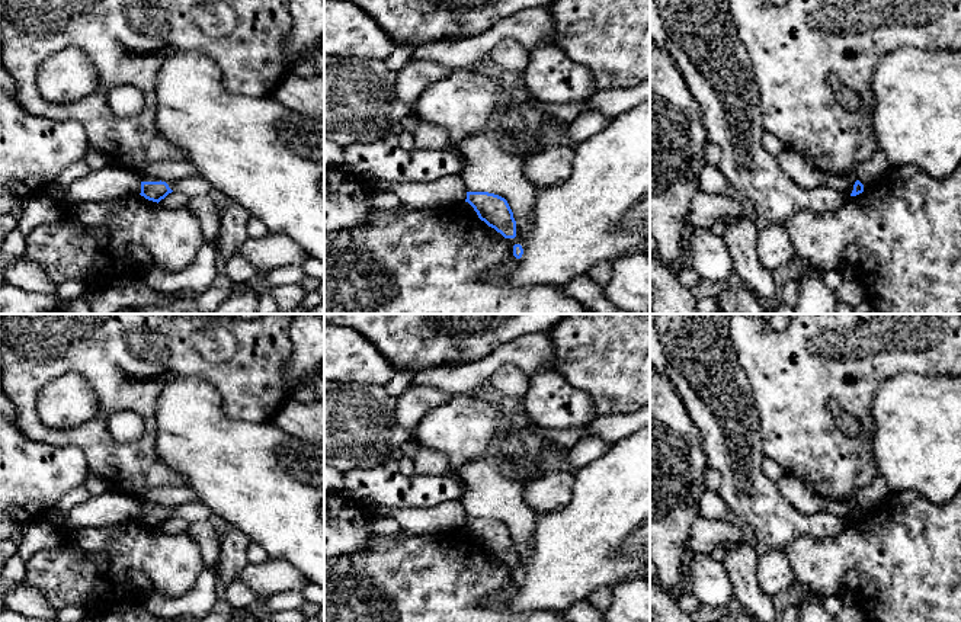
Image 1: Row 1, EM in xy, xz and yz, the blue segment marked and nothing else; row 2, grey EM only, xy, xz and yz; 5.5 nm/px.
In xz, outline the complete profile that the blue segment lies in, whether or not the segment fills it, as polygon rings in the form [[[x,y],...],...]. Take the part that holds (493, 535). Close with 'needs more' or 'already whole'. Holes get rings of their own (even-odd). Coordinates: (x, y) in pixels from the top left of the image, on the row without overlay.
[[[467,517],[467,525],[478,544],[504,564],[516,562],[516,546],[507,526],[488,517]]] | already whole

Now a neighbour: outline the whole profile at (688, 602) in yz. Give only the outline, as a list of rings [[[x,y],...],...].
[[[683,591],[677,597],[677,603],[679,603],[679,607],[688,615],[692,615],[701,605],[692,591]]]

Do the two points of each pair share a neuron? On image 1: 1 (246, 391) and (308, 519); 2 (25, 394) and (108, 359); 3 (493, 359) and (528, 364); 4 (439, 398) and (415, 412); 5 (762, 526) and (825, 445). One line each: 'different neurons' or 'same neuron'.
1: different neurons
2: same neuron
3: same neuron
4: same neuron
5: different neurons

